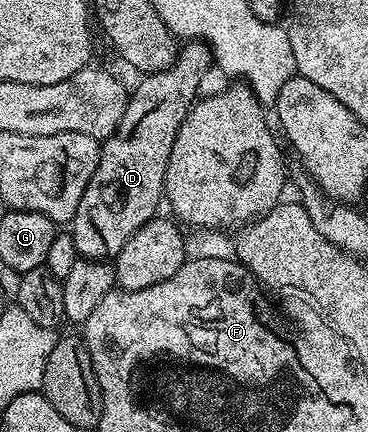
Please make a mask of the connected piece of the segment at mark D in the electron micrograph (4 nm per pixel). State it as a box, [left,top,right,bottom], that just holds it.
[71,40,213,259]

